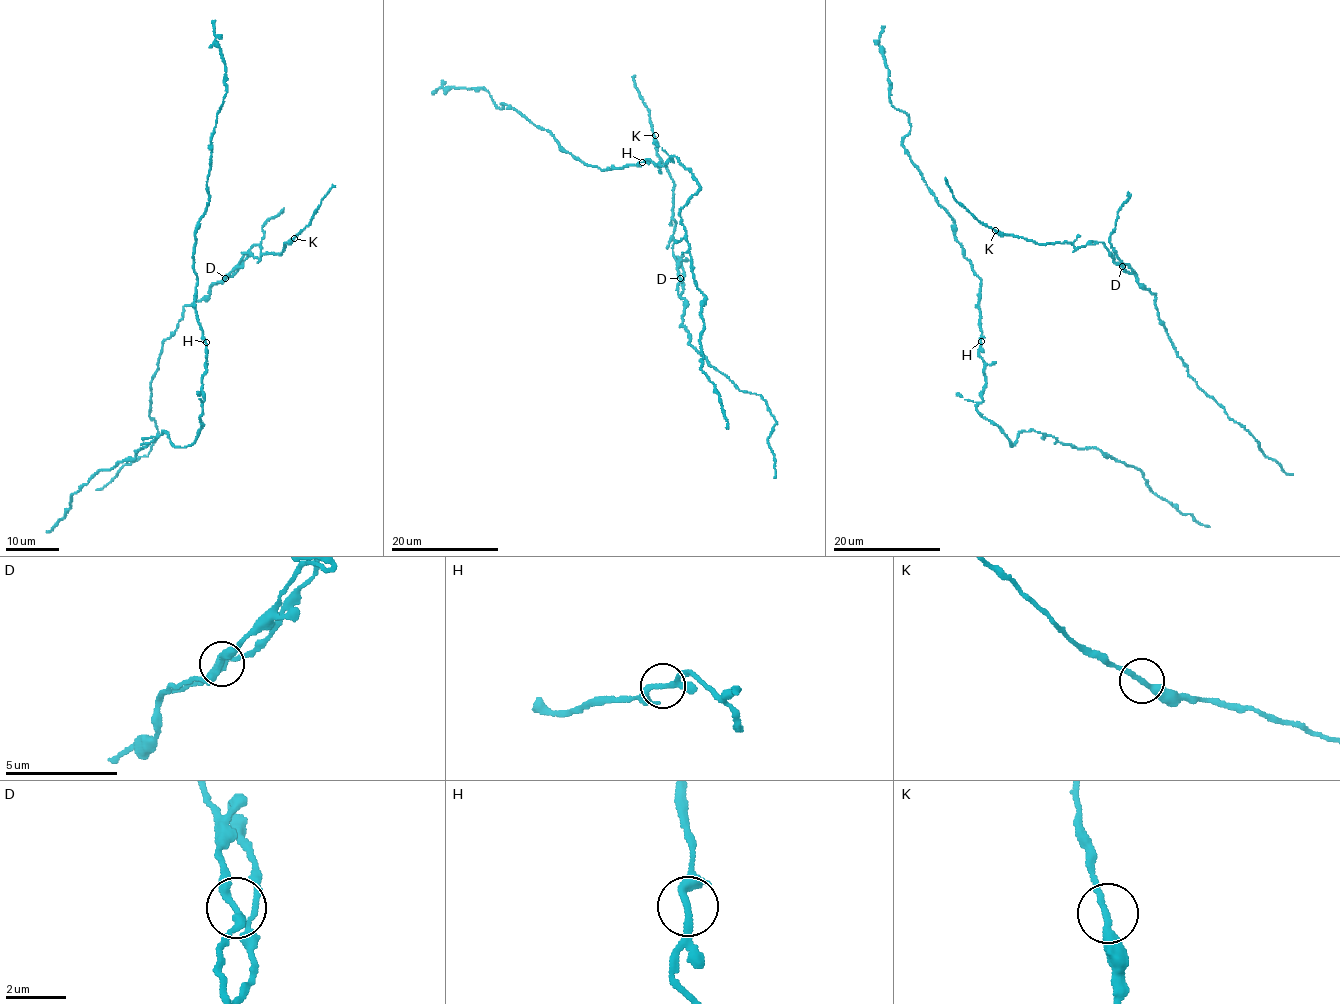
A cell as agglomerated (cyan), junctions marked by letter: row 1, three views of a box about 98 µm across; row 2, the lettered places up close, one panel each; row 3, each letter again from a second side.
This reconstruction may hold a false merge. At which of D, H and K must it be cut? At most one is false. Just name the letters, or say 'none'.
K

